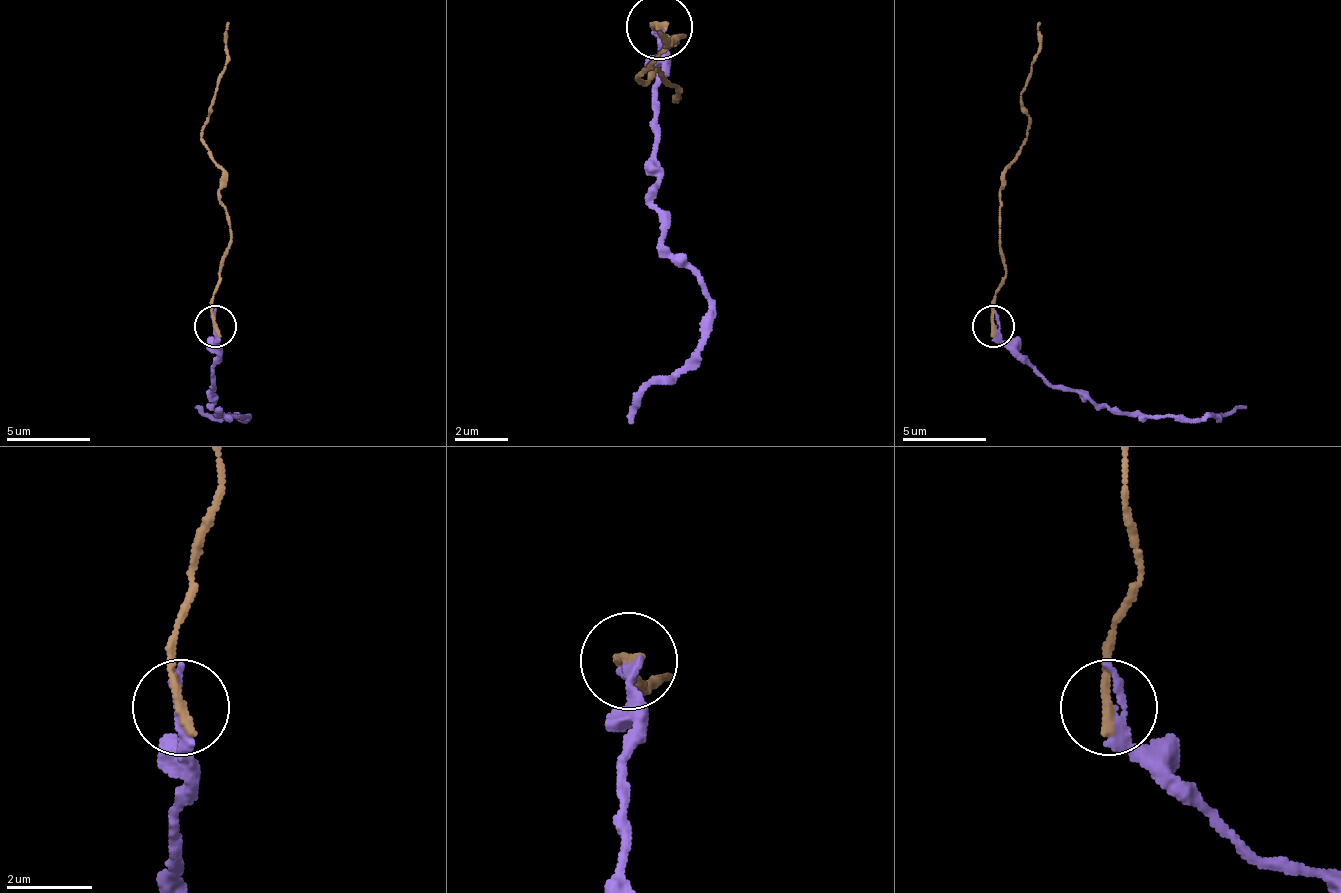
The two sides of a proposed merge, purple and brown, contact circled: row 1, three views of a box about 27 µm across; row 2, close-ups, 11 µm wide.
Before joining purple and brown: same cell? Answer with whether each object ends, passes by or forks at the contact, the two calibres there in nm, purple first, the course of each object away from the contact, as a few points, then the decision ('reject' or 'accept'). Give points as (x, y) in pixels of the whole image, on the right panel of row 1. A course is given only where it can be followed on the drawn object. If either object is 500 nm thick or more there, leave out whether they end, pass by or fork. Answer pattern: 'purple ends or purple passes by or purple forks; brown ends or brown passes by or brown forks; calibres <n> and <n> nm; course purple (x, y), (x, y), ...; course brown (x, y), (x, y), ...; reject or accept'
purple ends; brown ends; calibres 320 and 280 nm; course purple (994, 325), (1053, 384), (1079, 388), (1100, 405), (1167, 417), (1226, 417), (1247, 405); course brown (994, 325), (994, 291), (1007, 274), (999, 211), (1003, 169), (1024, 144), (1028, 123), (1020, 93), (1041, 21); reject

